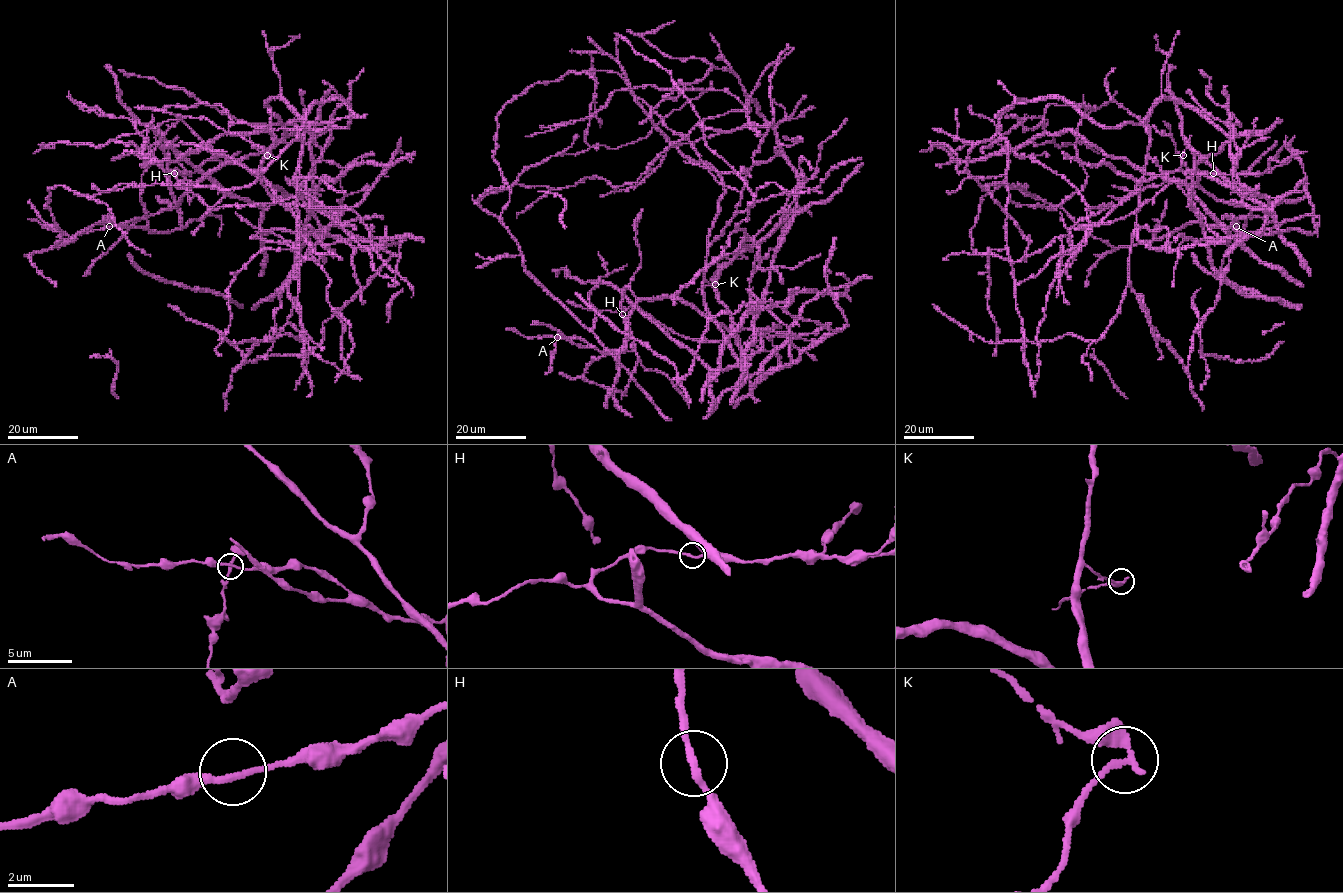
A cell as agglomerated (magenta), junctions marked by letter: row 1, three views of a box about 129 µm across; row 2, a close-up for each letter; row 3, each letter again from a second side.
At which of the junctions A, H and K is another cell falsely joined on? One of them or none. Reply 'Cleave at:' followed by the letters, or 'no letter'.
Cleave at: K

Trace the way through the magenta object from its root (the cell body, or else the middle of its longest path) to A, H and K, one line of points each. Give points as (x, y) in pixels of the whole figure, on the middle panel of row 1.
A: (732, 218), (821, 182), (719, 272), (730, 330), (648, 297), (614, 352), (557, 337)
H: (732, 218), (821, 182), (792, 192), (743, 242), (752, 251), (719, 272), (730, 330), (627, 287), (622, 314)
K: (732, 218), (707, 249), (704, 279), (715, 284)

